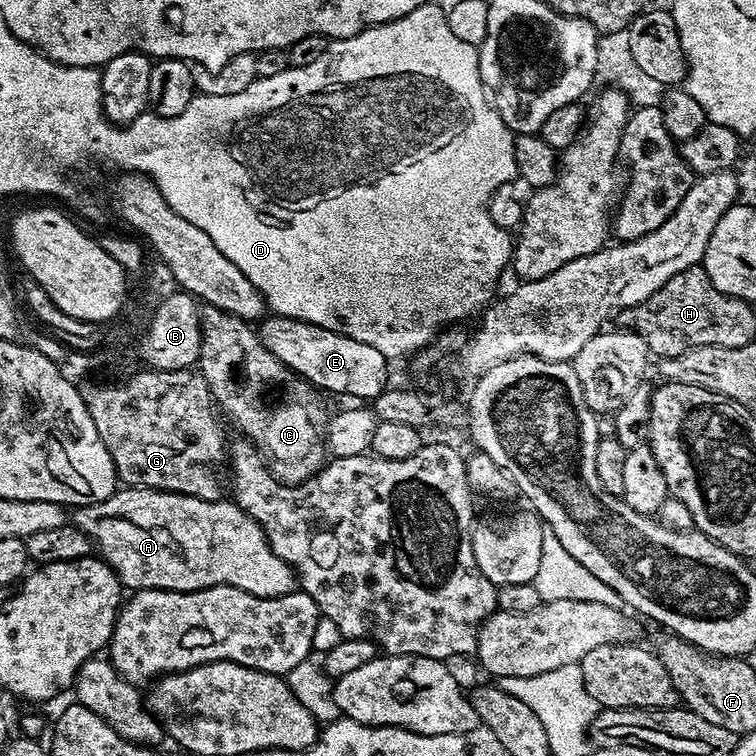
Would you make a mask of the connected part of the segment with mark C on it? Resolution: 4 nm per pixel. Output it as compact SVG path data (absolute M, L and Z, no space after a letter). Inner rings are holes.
M204 304L200 308L198 371L203 376L219 411L221 413L224 411L232 419L233 426L240 431L237 433L259 450L271 472L284 484L300 484L319 471L326 458L323 436L326 432L328 413L326 414L321 402L314 396L316 394L308 388L290 393L279 408L271 408L264 402L260 397L264 392L263 389L270 387L271 384L280 384L286 378L289 379L290 373L282 362L278 362L278 358L274 358L274 354L270 354L270 350L262 346L257 329L249 321Z

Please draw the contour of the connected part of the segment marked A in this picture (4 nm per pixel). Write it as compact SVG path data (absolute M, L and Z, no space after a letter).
M124 486L102 502L77 507L71 513L70 520L71 523L75 524L77 528L81 528L90 537L99 559L115 570L116 577L120 579L121 585L128 590L153 588L154 590L193 592L194 590L202 590L210 586L234 586L238 590L246 590L246 594L254 594L262 598L272 598L274 596L284 596L287 592L293 591L298 584L296 573L292 571L291 566L286 562L282 562L282 558L278 558L278 554L274 554L274 550L270 550L270 542L266 538L264 531L258 526L258 522L254 522L254 518L250 518L250 514L246 514L235 502L228 498L203 500L202 498L194 498L193 496L178 494L177 492L163 492L153 488L130 488Z

